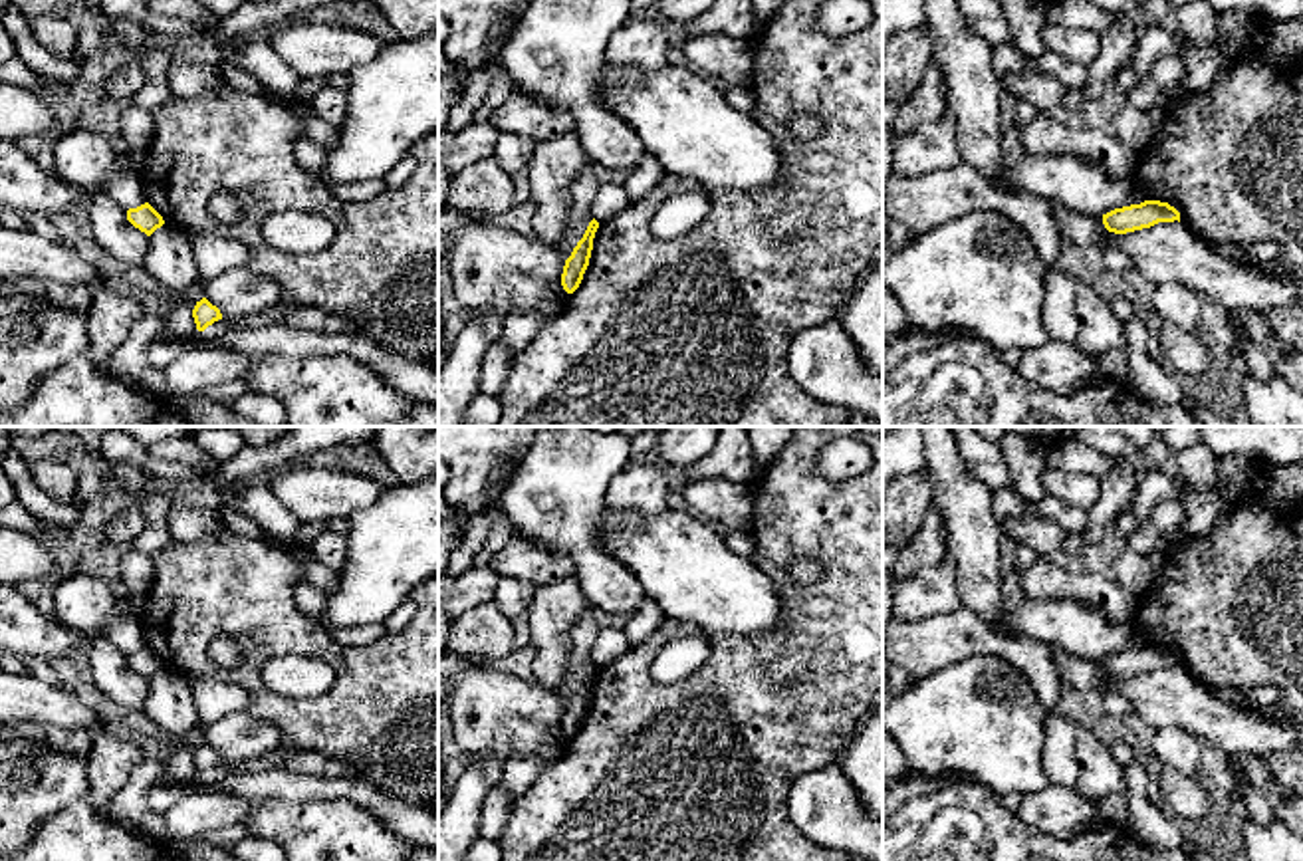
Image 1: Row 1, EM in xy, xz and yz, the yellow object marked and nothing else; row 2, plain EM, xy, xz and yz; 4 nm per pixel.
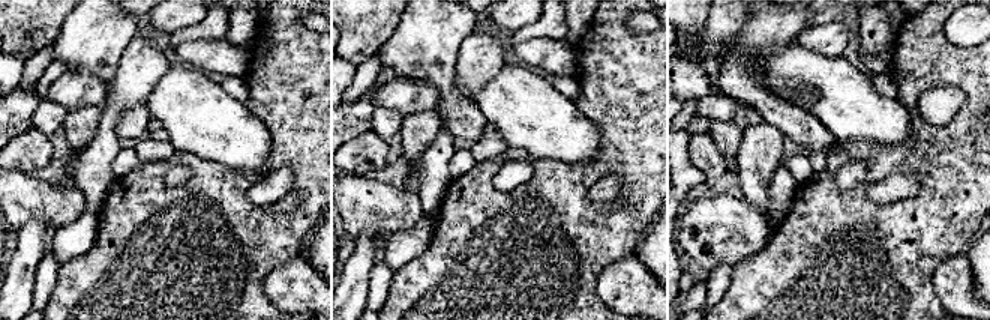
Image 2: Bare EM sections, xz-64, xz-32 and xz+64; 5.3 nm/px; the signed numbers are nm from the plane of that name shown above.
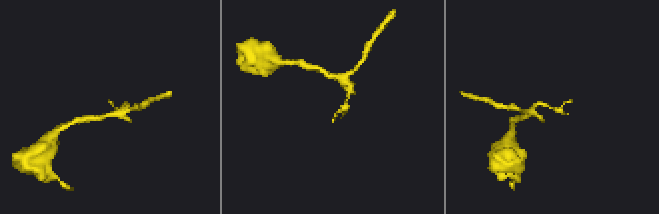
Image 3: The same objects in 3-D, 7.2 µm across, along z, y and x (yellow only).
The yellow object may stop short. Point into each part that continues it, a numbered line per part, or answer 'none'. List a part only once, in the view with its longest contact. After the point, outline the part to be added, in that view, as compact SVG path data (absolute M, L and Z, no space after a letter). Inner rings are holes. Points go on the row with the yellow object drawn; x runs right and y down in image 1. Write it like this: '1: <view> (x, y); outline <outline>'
none

